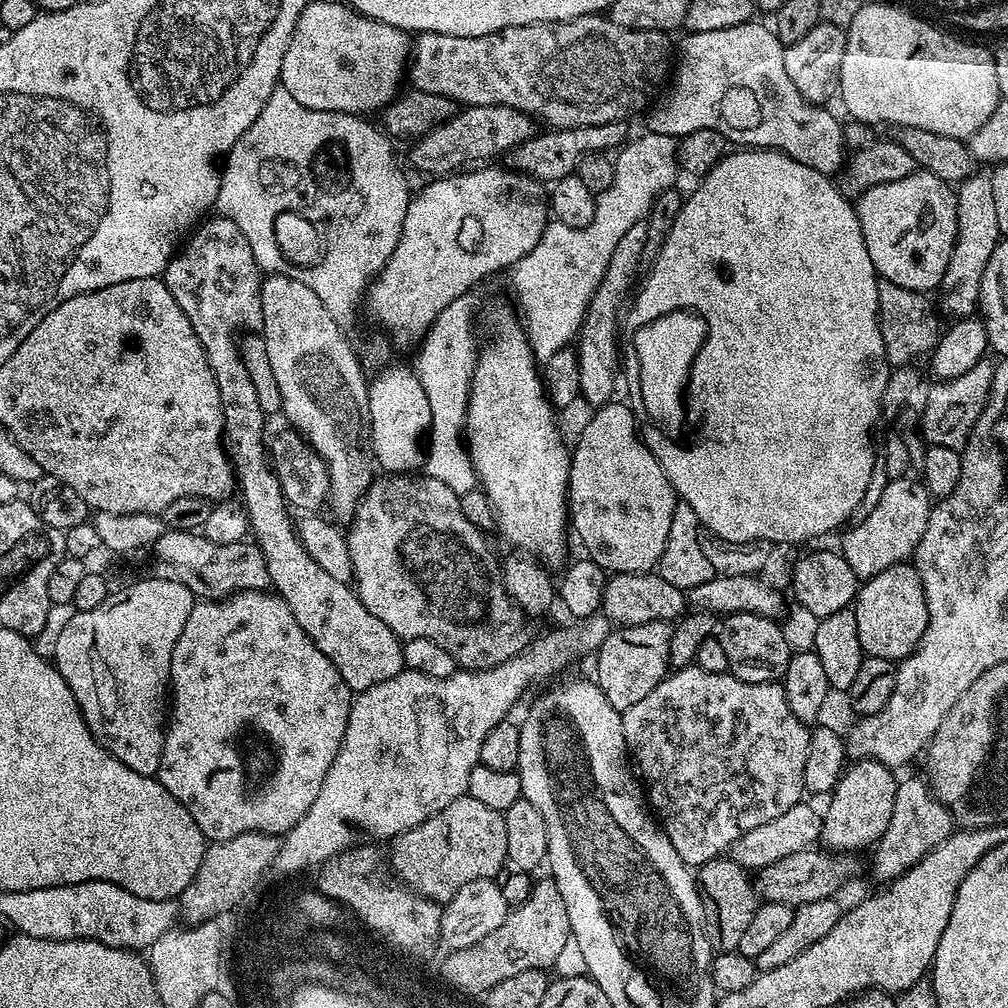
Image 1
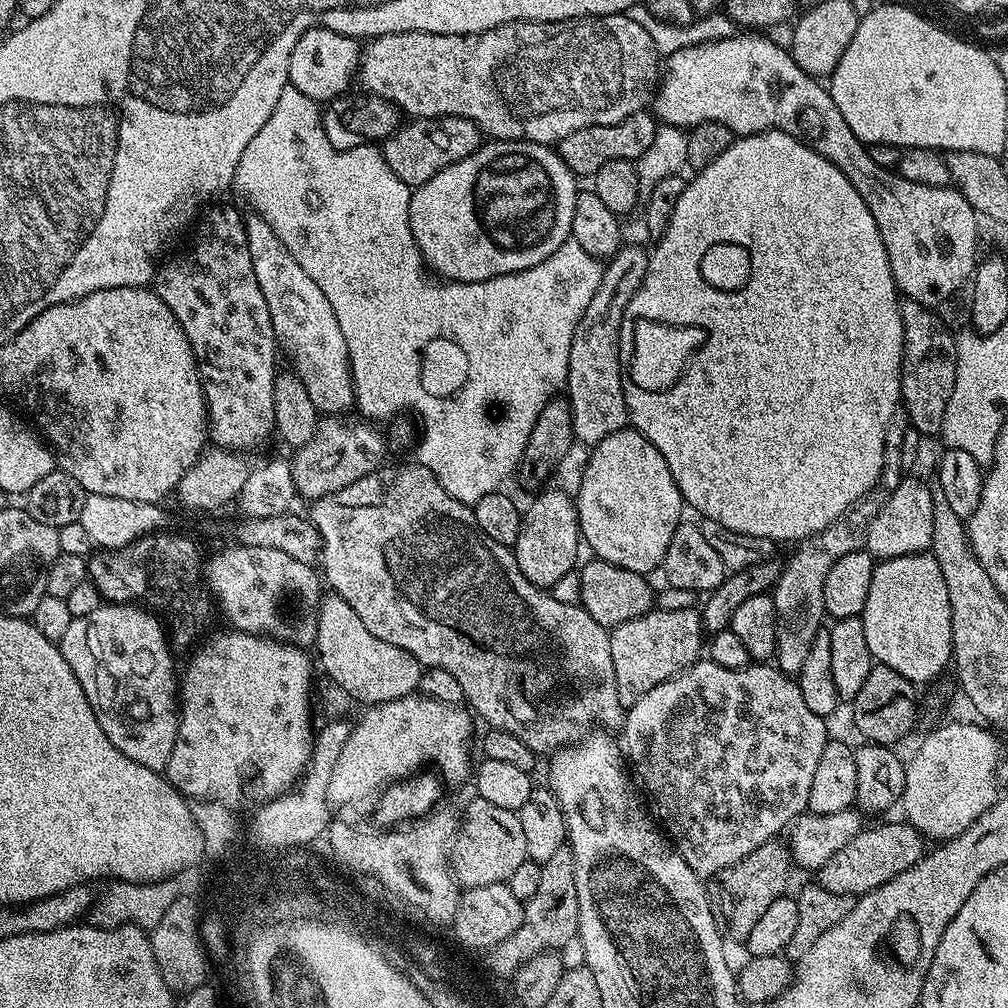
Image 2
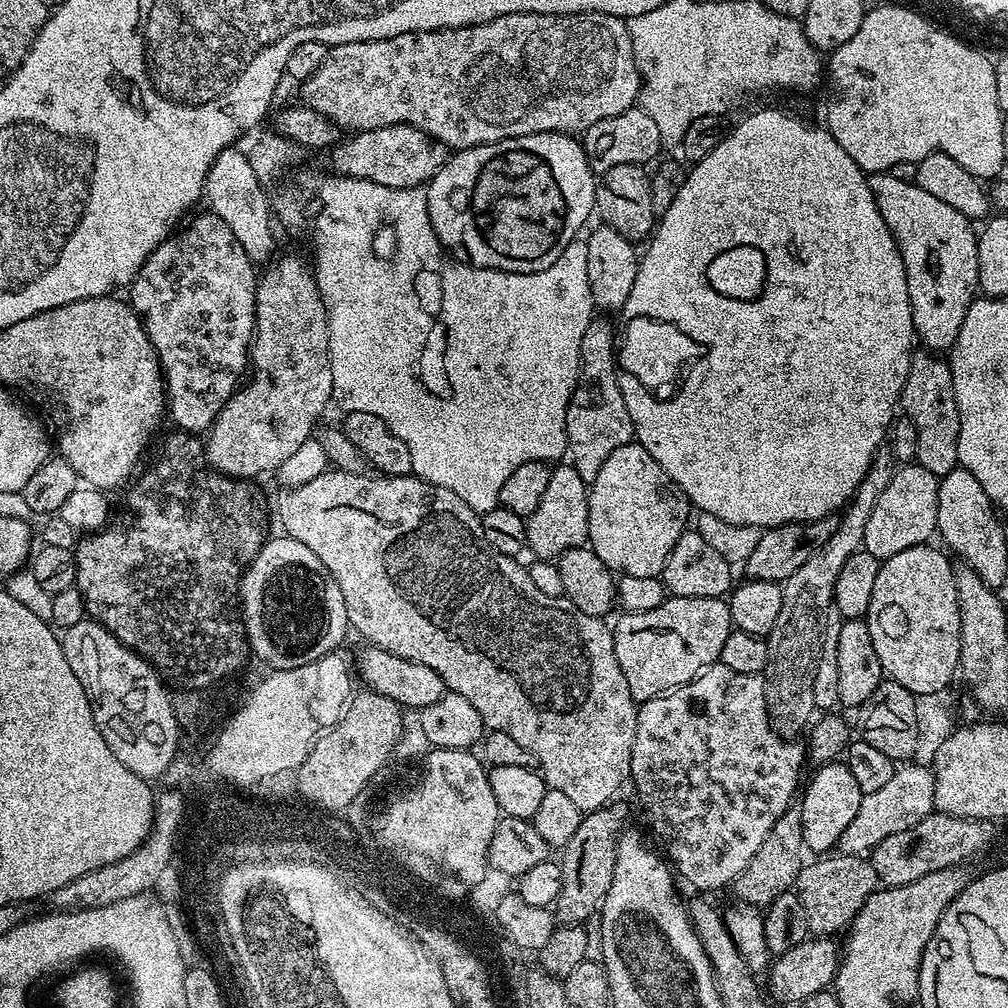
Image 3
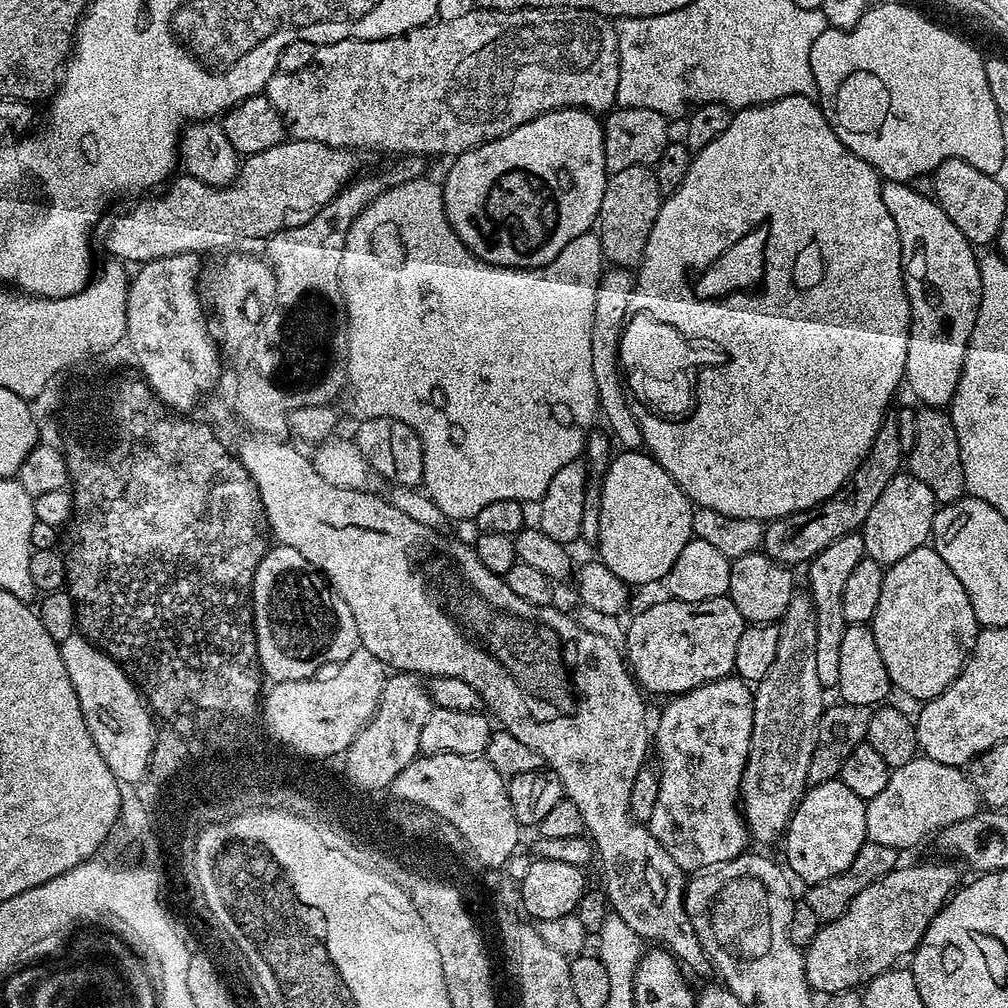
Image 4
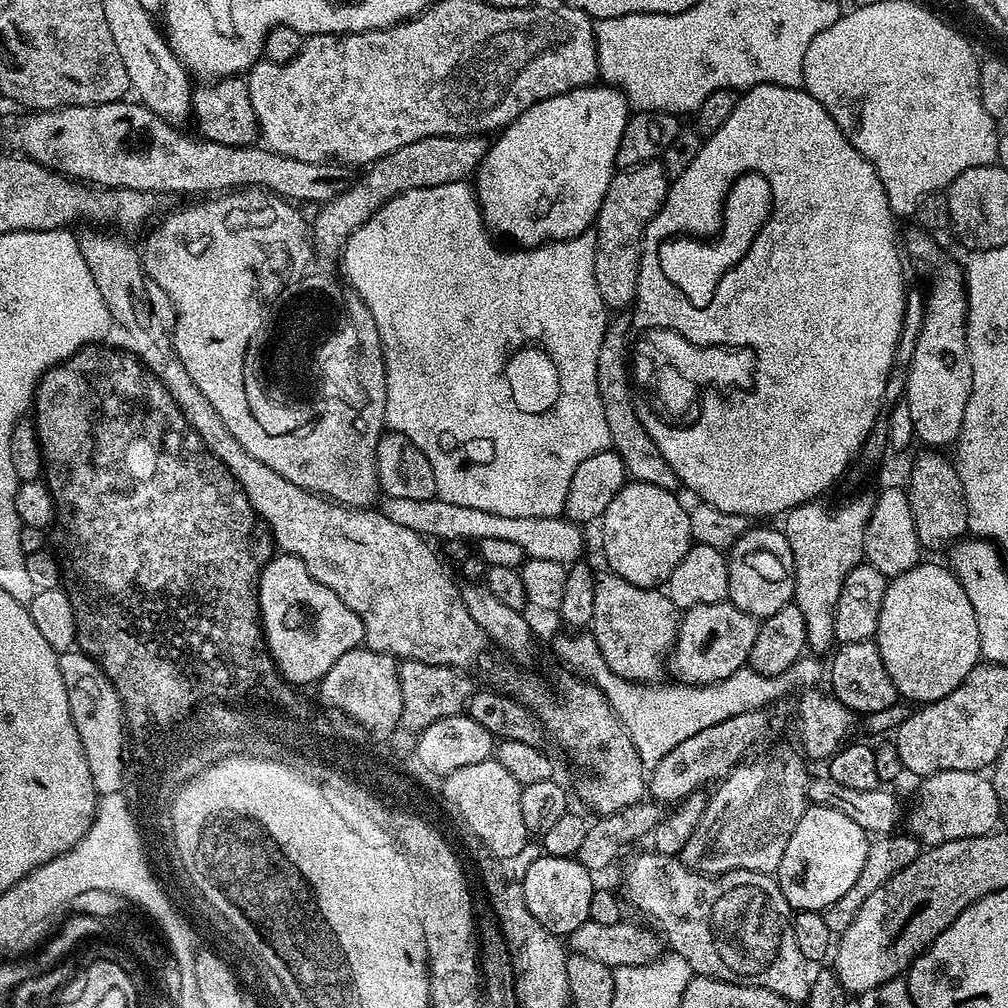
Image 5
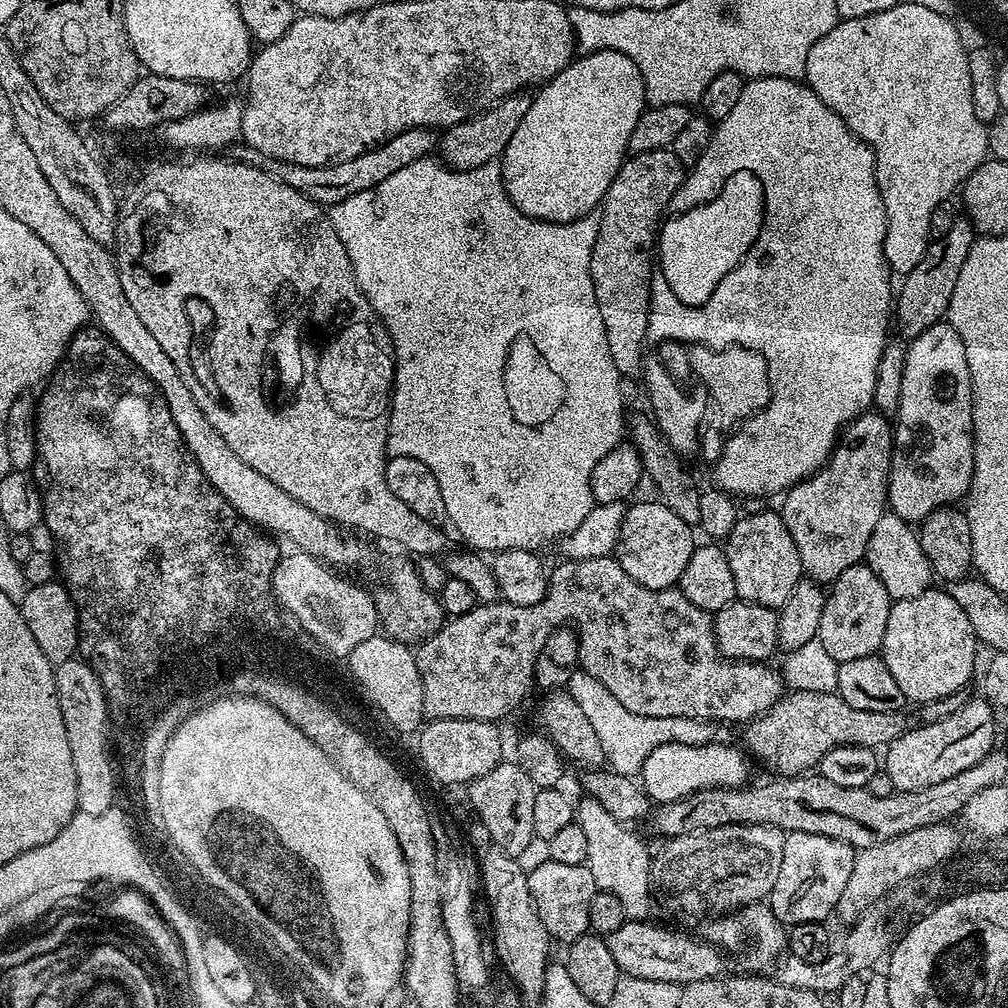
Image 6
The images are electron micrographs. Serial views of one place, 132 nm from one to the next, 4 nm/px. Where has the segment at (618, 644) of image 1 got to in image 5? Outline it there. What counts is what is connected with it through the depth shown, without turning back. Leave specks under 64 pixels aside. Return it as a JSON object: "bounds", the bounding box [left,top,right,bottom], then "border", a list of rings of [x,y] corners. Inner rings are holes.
{"bounds":[670,602,759,686],"border":[[[730,602],[687,609],[681,615],[676,644],[670,653],[671,675],[673,672],[676,675],[673,677],[681,684],[693,686],[717,684],[730,678],[730,674],[748,664],[759,629],[757,617],[738,610]]]}

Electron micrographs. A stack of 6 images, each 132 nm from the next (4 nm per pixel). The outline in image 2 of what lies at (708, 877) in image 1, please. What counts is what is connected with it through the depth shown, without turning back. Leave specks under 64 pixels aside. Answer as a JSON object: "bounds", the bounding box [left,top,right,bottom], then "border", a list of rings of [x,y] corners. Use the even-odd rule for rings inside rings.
{"bounds":[707,839,794,941],"border":[[[783,839],[767,840],[758,850],[746,854],[738,862],[726,866],[717,876],[707,881],[708,901],[716,919],[716,926],[729,941],[747,941],[750,929],[758,923],[758,918],[779,896],[788,889],[788,875],[794,872],[792,853]]]}

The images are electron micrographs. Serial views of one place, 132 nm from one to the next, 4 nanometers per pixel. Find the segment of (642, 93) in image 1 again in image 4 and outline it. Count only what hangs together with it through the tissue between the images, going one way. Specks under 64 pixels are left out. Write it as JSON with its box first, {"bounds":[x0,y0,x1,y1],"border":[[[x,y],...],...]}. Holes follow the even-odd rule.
{"bounds":[266,7,620,156],"border":[[[477,7],[476,12],[464,12],[453,20],[437,19],[423,28],[412,28],[400,36],[385,40],[334,40],[319,45],[312,65],[300,72],[277,71],[268,79],[266,95],[268,101],[280,111],[287,131],[297,140],[313,140],[328,144],[332,148],[389,148],[396,154],[423,154],[444,156],[447,152],[459,154],[497,136],[513,132],[518,126],[530,122],[543,112],[554,112],[557,108],[582,108],[593,114],[604,114],[616,104],[616,91],[620,77],[620,51],[616,37],[616,24],[609,17],[585,8],[499,8]]]}

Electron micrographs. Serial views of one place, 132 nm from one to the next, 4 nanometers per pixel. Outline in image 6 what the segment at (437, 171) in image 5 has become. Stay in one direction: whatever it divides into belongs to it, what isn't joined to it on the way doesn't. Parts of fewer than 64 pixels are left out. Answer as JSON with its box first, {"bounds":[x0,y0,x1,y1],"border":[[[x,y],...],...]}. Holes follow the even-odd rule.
{"bounds":[438,90,532,172],"border":[[[521,90],[512,96],[507,96],[505,100],[492,105],[491,108],[475,113],[461,124],[453,124],[443,133],[438,144],[439,151],[441,153],[444,151],[443,163],[457,172],[465,172],[474,170],[491,160],[499,161],[510,138],[514,138],[514,130],[518,130],[522,118],[526,118],[526,110],[530,110],[531,105],[532,96],[527,91]]]}

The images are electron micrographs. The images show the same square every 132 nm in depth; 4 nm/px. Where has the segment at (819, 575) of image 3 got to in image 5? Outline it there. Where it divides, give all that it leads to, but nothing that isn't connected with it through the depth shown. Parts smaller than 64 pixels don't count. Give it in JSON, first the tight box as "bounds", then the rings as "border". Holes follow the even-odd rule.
{"bounds":[680,748,809,876],"border":[[[772,748],[757,760],[741,762],[711,789],[702,818],[680,852],[680,863],[705,876],[721,876],[730,870],[775,873],[786,842],[790,842],[790,834],[809,803],[809,765],[793,748]]]}

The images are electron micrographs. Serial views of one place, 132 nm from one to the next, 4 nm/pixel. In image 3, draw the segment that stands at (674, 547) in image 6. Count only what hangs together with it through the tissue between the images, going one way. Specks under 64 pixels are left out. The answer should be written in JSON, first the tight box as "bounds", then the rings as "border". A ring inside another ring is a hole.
{"bounds":[587,442,689,578],"border":[[[638,442],[618,446],[618,450],[614,450],[614,454],[606,458],[602,470],[598,470],[598,478],[594,478],[588,490],[590,526],[587,543],[613,573],[634,578],[660,576],[670,550],[674,550],[674,542],[678,542],[678,538],[686,530],[687,524],[684,523],[688,520],[687,507],[689,505],[685,497],[644,447]]]}

